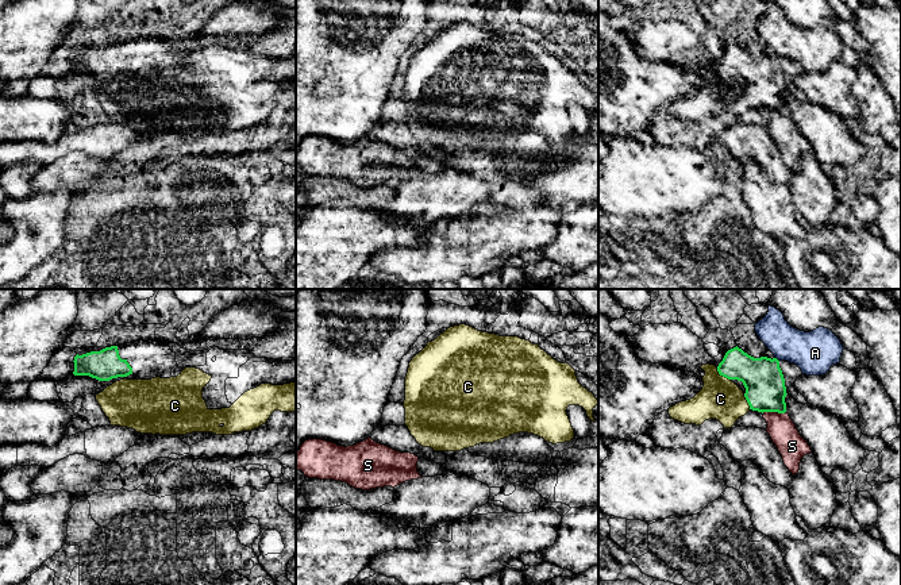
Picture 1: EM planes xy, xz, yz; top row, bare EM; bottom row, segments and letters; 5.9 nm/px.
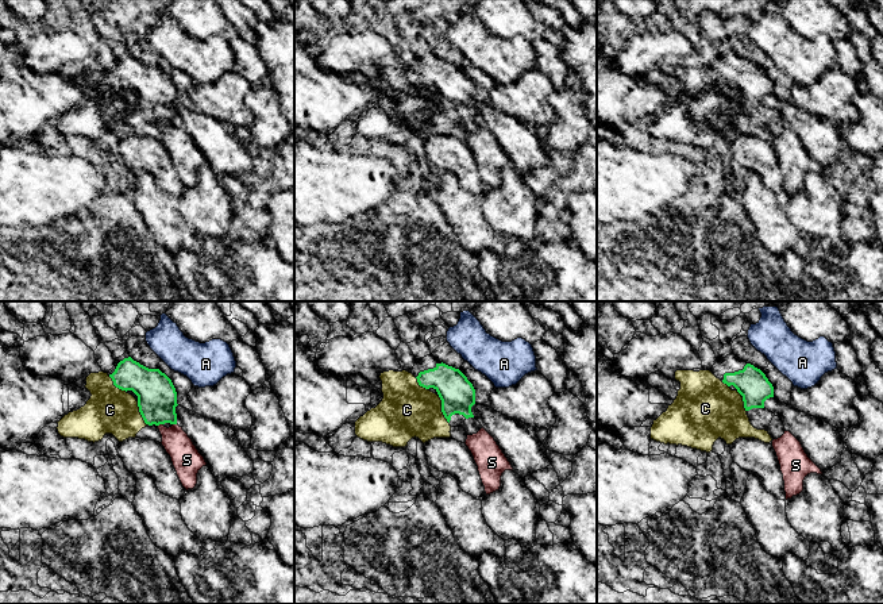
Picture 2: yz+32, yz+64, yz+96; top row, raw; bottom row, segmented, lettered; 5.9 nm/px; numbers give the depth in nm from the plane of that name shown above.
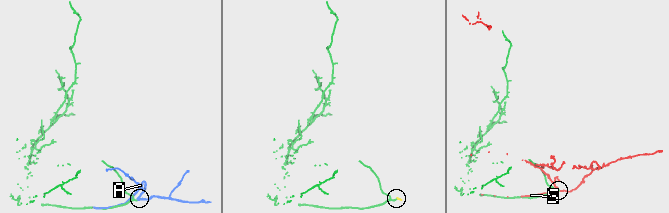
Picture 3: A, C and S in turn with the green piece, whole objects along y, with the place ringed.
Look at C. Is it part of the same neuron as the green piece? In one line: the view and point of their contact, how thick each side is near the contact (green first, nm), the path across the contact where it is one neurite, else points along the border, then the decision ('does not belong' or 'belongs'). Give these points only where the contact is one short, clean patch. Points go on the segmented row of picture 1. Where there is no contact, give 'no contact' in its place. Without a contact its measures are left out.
contact yz (722, 374); calibres 240 and 240 nm; way yz (762, 377), (755, 373), (722, 374), (720, 399); belongs

